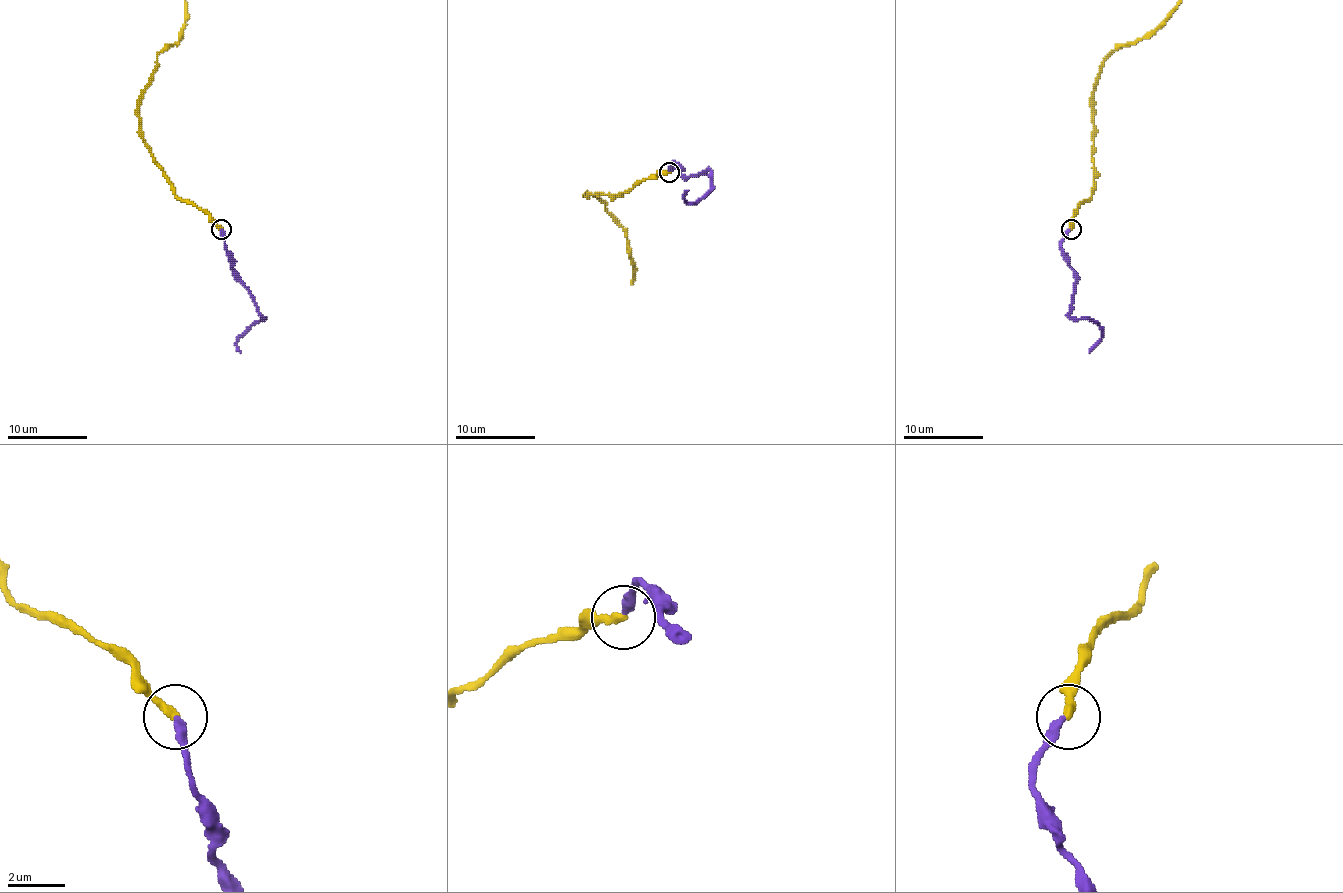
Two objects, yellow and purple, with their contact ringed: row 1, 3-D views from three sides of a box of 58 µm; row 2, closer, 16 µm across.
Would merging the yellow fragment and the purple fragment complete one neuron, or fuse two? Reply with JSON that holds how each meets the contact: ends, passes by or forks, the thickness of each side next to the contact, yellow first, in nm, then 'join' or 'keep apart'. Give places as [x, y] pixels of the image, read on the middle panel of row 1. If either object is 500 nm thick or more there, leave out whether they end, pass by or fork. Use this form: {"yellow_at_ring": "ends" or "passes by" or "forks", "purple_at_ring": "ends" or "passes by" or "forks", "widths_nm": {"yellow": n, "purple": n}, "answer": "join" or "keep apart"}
{"yellow_at_ring": "ends", "purple_at_ring": "ends", "widths_nm": {"yellow": 300, "purple": 280}, "answer": "keep apart"}

